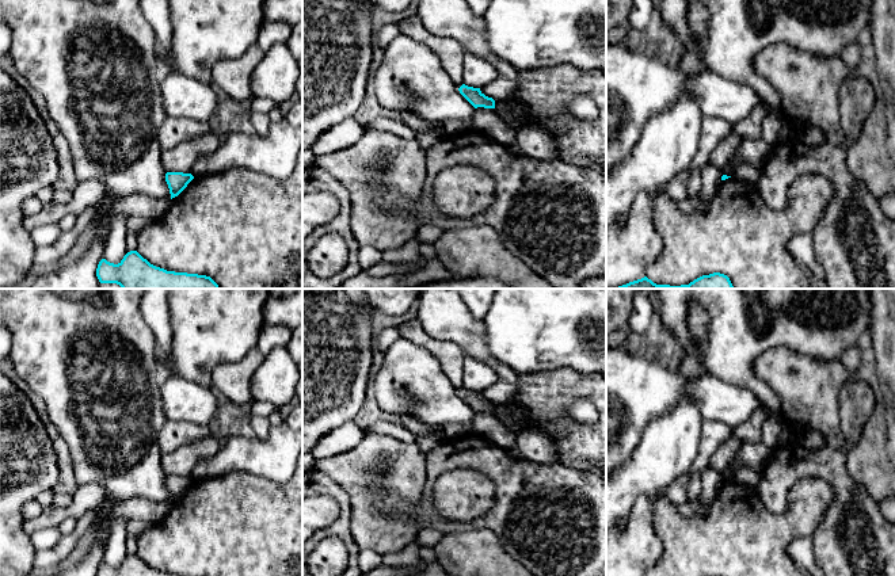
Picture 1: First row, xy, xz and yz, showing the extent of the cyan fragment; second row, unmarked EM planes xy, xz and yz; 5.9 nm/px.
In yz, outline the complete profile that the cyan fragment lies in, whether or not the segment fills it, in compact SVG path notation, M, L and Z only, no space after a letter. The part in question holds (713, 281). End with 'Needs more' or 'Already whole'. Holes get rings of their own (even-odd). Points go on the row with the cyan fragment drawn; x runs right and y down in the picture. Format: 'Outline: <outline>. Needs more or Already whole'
Outline: M713 272L709 275L702 275L689 285L670 286L670 285L656 285L647 276L629 282L626 285L618 286L616 289L735 289L730 278L720 272Z. Already whole

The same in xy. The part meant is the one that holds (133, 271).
Outline: M137 251L127 252L118 264L102 259L96 268L96 276L100 283L117 283L122 289L220 289L210 276L167 271L151 264Z. Already whole

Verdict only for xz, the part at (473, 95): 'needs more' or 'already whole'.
already whole

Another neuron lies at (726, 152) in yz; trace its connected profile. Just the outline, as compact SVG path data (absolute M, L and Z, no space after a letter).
M736 133L728 134L717 146L712 150L708 164L715 165L719 171L724 171L732 161L738 159L738 148L742 137Z

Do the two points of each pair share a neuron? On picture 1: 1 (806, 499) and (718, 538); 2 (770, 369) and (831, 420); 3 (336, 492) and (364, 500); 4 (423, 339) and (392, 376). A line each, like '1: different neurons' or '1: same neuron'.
1: same neuron
2: same neuron
3: different neurons
4: different neurons

